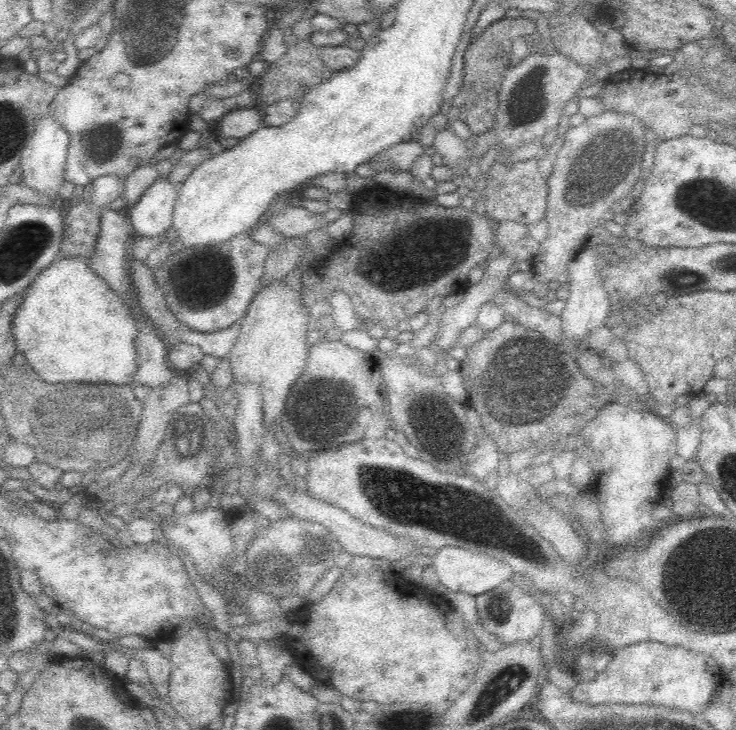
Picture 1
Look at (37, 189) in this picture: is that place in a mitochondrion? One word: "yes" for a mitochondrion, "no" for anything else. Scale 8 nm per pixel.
no

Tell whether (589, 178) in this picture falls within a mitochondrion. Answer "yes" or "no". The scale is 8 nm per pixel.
yes

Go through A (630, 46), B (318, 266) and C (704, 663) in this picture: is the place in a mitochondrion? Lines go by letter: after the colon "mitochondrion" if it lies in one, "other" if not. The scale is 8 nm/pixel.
A: other
B: other
C: other

